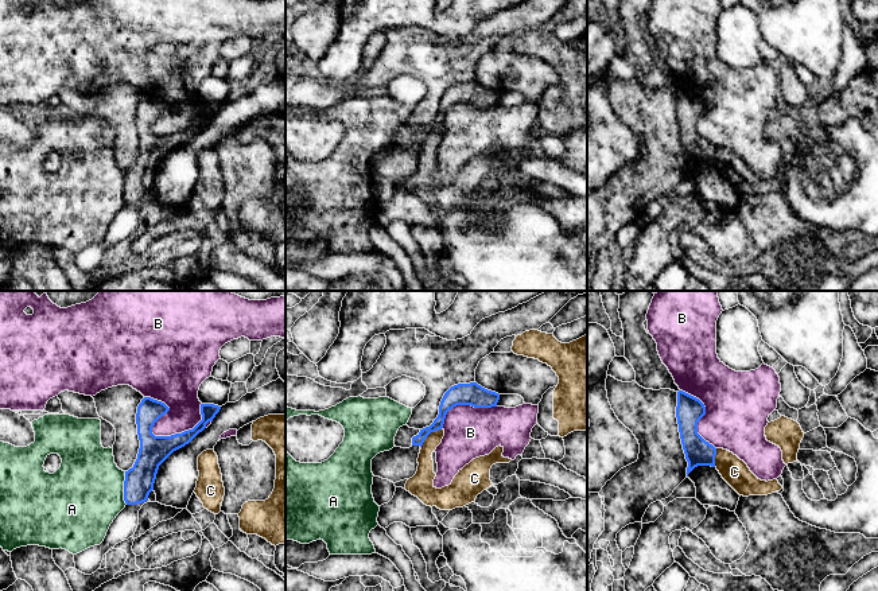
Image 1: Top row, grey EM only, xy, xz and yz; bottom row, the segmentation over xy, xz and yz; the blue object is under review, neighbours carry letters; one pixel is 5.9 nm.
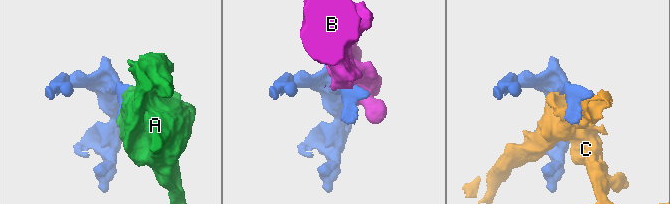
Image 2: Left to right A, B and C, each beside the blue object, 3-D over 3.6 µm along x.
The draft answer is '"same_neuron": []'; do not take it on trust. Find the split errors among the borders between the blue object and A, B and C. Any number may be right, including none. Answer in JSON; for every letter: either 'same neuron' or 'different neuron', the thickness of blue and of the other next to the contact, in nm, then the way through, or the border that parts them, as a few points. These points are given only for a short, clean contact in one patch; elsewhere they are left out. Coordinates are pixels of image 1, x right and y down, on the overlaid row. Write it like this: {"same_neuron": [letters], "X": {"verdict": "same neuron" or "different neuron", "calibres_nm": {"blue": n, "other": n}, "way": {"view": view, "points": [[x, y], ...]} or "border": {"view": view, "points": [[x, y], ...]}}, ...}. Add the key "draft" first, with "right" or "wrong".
{"draft": "right", "same_neuron": [], "A": {"verdict": "different neuron", "calibres_nm": {"blue": 180, "other": 460}, "border": {"view": "xy", "points": [[124, 471], [124, 501], [127, 504]]}}, "B": {"verdict": "different neuron", "calibres_nm": {"blue": 180, "other": 190}}, "C": {"verdict": "different neuron", "calibres_nm": {"blue": 110, "other": 100}}}

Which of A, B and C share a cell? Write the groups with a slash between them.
A / B / C

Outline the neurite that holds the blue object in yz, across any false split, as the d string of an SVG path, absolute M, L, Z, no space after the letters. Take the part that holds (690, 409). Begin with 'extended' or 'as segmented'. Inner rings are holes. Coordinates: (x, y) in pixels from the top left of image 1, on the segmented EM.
as segmented | M677 392L676 417L685 459L687 477L698 466L715 467L716 448L698 433L698 423L706 415L704 404L683 392Z

